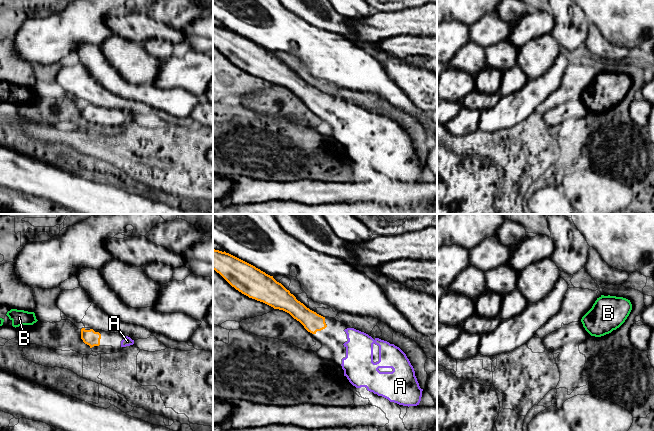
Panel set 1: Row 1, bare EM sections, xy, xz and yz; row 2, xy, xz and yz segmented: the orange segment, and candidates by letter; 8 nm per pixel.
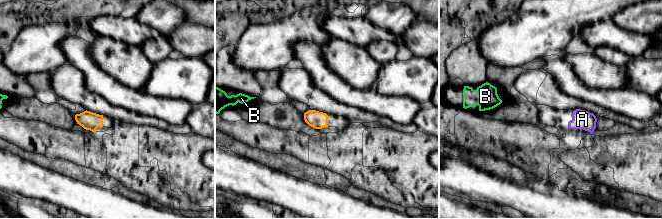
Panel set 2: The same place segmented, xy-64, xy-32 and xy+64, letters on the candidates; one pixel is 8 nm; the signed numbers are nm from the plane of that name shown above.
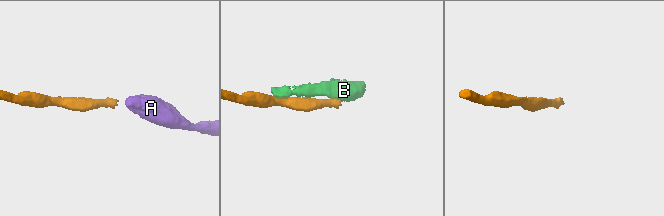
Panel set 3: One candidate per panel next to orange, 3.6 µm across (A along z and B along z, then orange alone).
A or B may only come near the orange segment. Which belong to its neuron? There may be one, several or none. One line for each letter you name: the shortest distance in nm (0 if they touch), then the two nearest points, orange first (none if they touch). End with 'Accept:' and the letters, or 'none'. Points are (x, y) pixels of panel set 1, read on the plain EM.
A: Distance 150 nm. Across: xz (326, 102), (344, 106)
Accept: A

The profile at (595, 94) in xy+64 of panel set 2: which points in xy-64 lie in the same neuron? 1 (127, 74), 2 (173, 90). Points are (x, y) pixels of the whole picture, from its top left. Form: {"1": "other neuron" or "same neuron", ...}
{"1": "other neuron", "2": "other neuron"}

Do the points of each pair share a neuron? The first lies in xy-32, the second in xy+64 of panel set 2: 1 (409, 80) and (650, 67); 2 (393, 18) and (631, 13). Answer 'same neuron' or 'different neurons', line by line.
1: same neuron
2: same neuron

